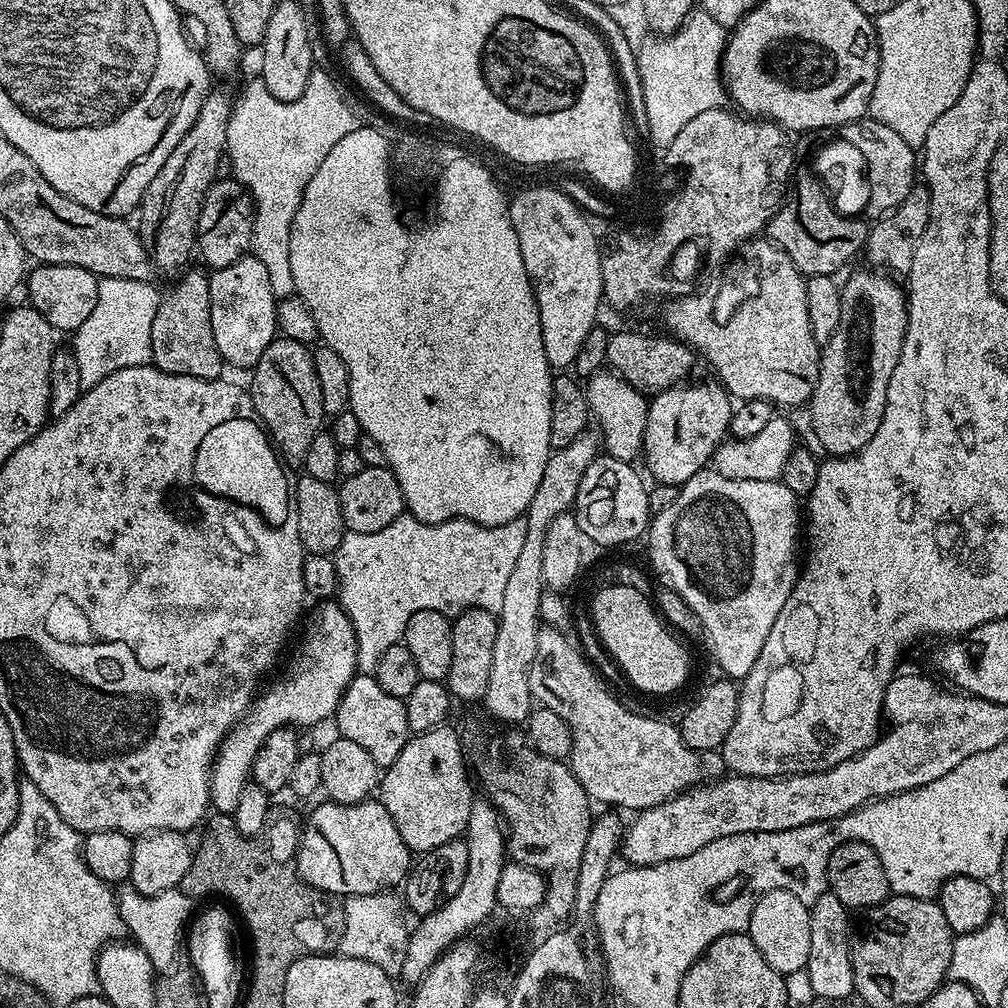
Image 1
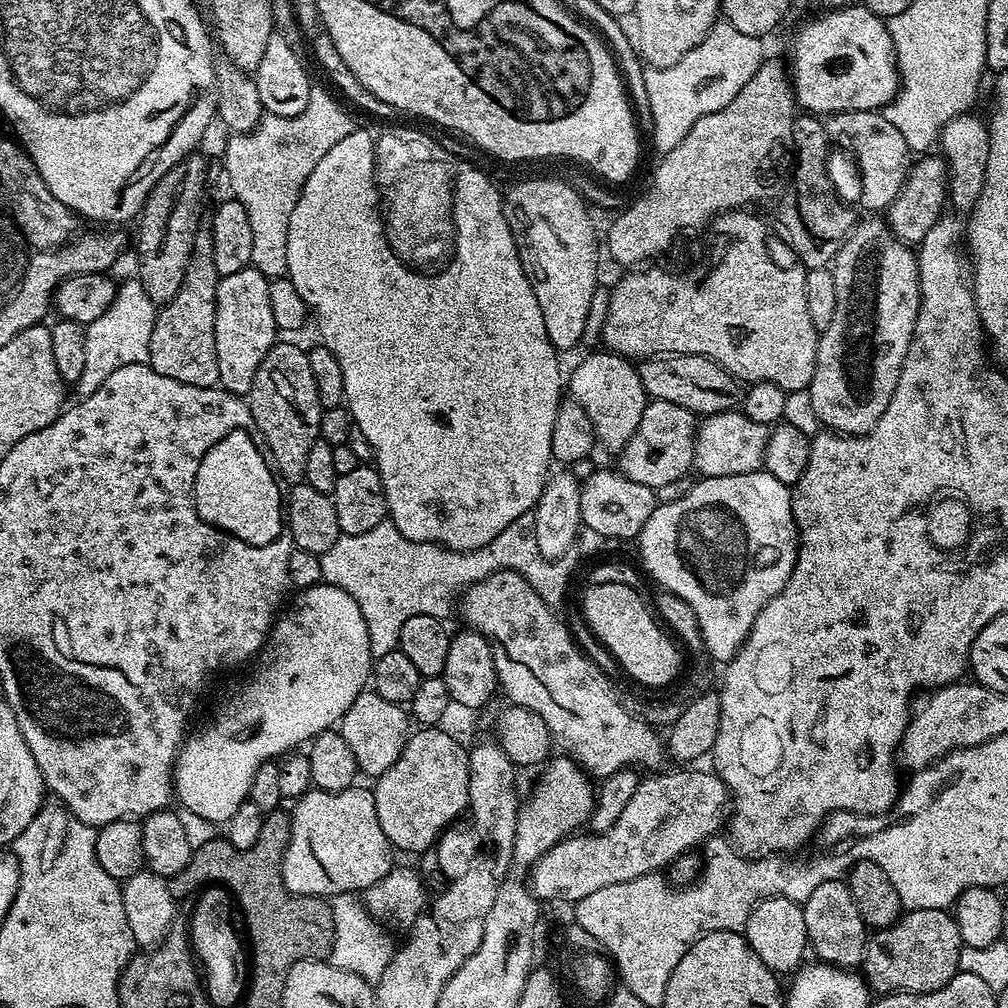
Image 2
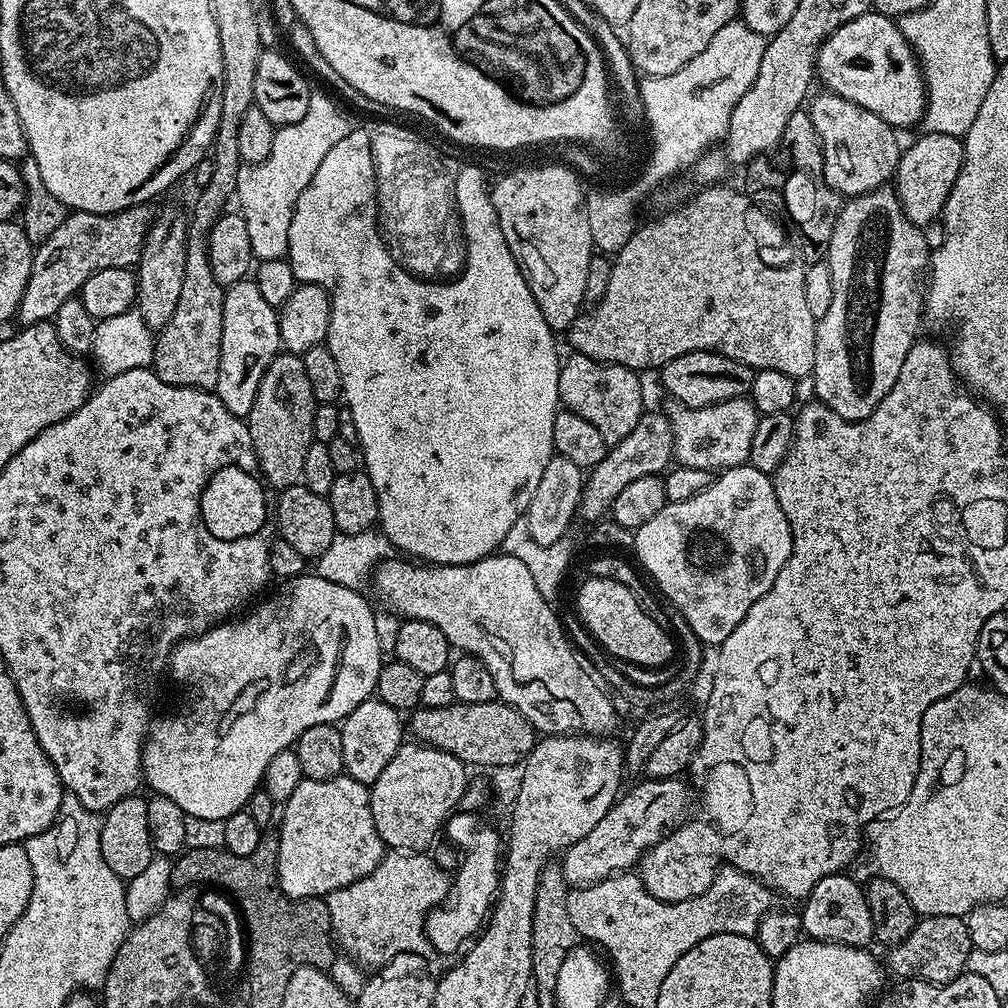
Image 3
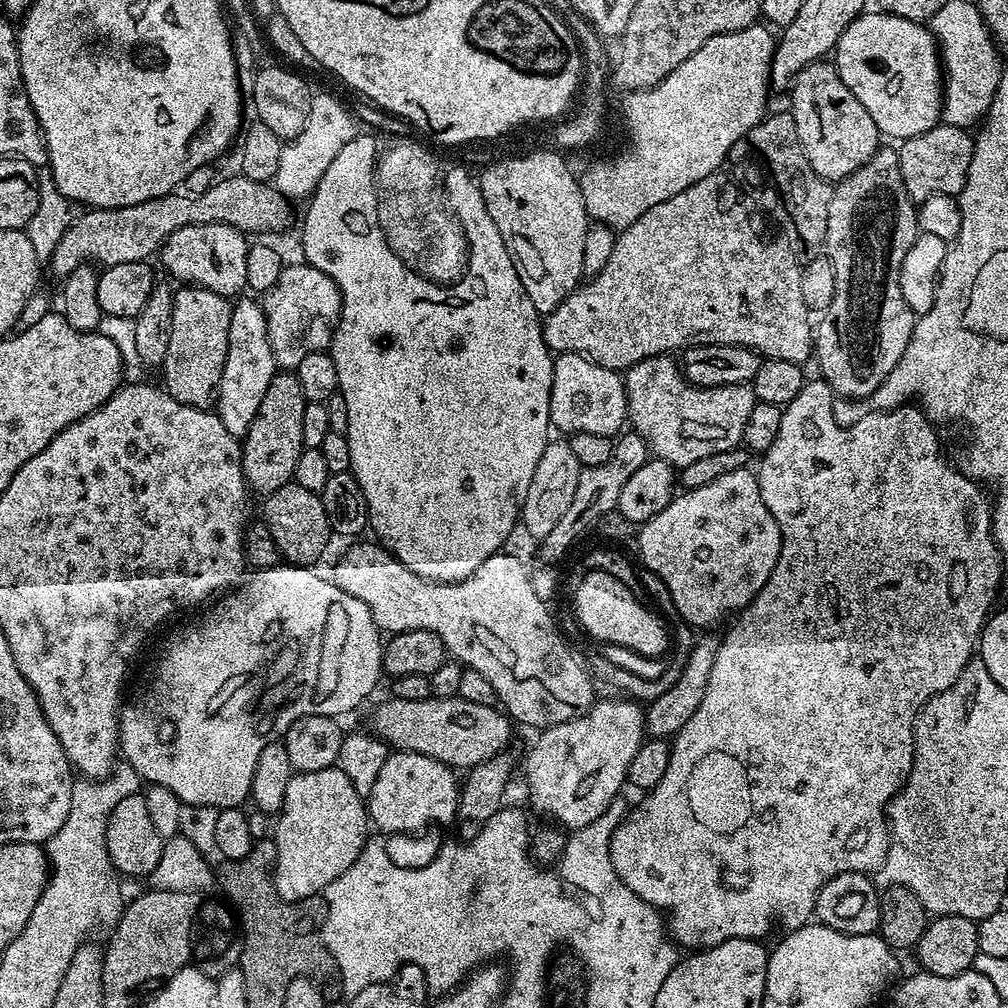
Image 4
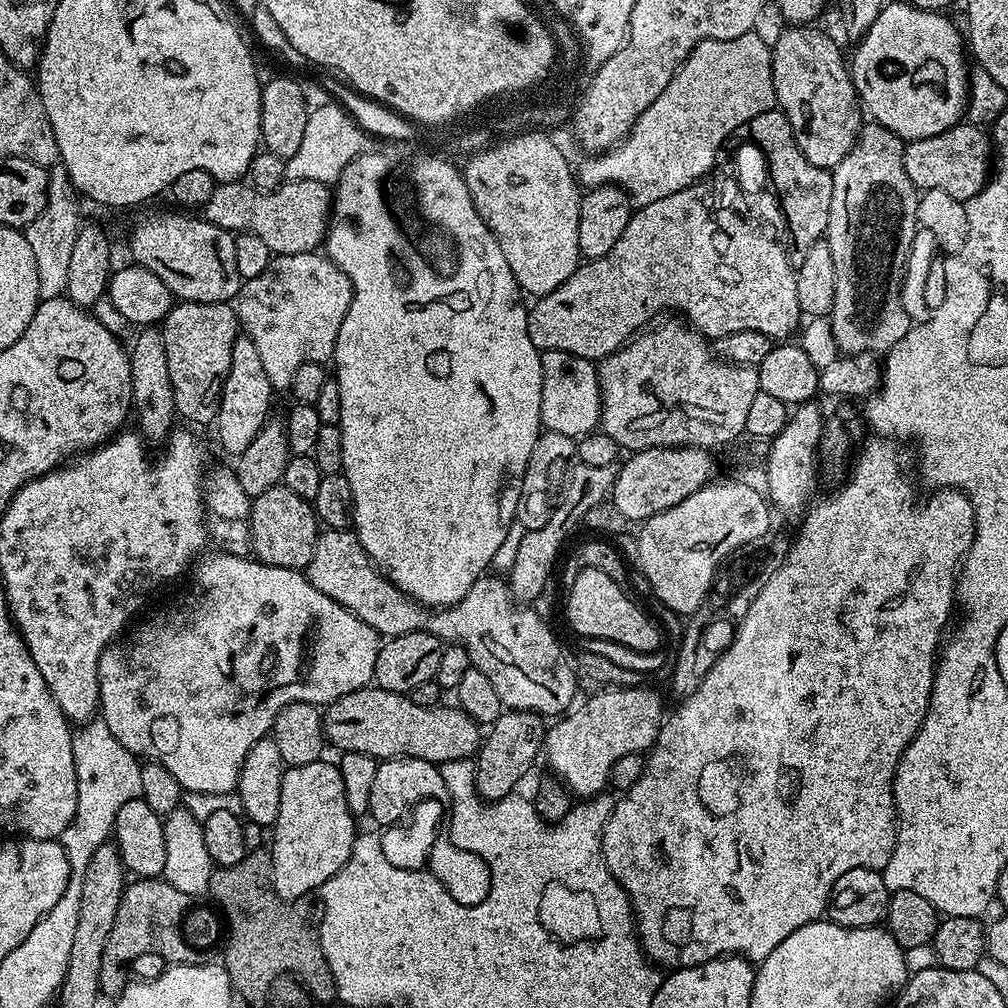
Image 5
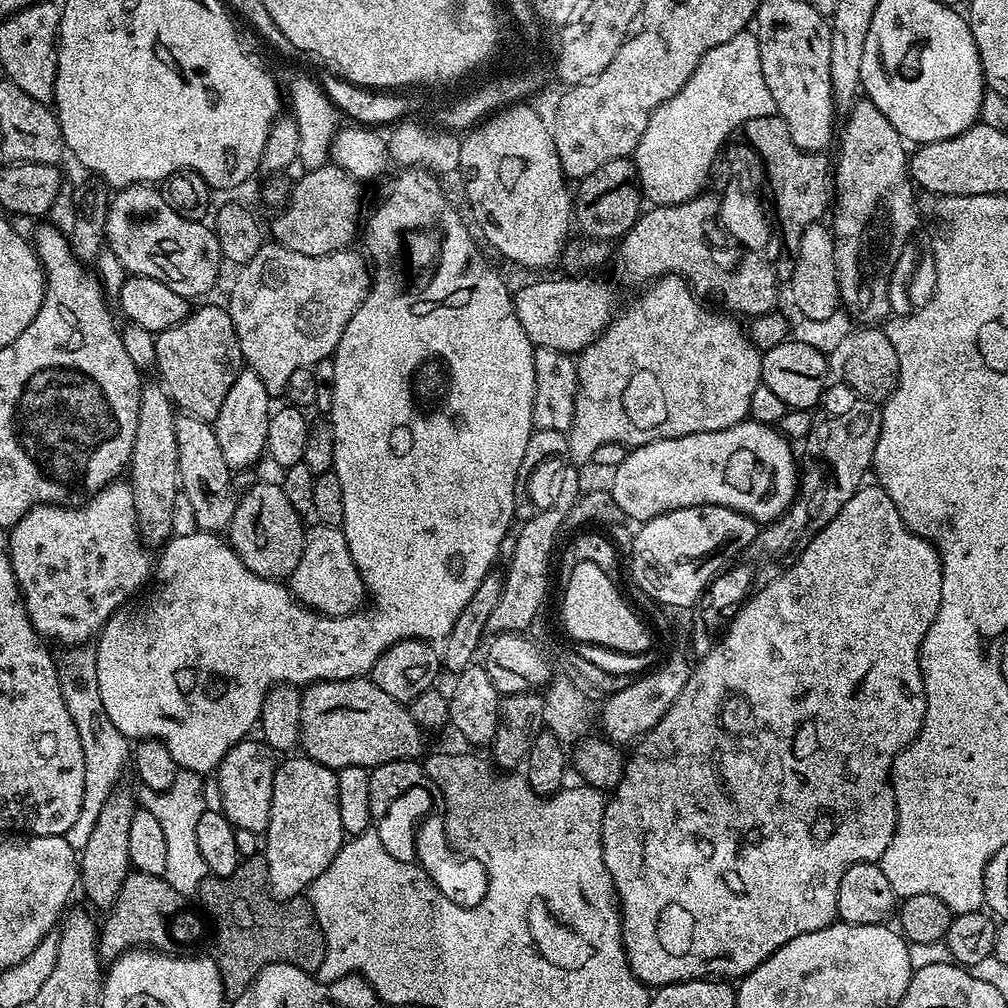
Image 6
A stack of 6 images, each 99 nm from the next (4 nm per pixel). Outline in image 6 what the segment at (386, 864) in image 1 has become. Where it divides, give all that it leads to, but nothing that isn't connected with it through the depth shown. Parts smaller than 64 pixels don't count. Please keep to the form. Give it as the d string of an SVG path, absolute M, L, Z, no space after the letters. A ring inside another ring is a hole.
M292 754L281 759L276 765L274 794L270 798L270 822L266 839L262 844L262 855L268 862L268 890L274 899L283 902L307 893L310 885L318 878L318 874L322 874L322 870L326 870L330 862L334 862L345 839L346 833L338 811L336 772L303 754Z

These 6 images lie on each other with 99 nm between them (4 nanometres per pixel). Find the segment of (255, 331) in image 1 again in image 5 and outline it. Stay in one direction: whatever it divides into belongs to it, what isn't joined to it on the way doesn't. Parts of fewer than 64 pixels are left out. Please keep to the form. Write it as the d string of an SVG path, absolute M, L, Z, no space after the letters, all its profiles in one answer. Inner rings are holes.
M237 335L234 342L234 350L230 354L230 374L226 374L226 382L220 399L220 409L214 421L216 436L220 444L229 452L232 458L239 456L254 438L258 438L258 430L268 423L272 408L272 395L274 389L270 378L266 378L266 369L262 367L262 361L254 342L246 335Z

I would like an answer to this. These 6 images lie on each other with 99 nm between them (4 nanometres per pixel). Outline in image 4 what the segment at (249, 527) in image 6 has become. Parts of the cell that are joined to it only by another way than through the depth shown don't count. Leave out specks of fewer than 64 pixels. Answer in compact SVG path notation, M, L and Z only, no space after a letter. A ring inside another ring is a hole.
M293 482L267 493L263 500L262 524L270 530L281 557L293 566L316 566L328 548L328 539L334 536L326 510L322 510L319 492L311 492Z

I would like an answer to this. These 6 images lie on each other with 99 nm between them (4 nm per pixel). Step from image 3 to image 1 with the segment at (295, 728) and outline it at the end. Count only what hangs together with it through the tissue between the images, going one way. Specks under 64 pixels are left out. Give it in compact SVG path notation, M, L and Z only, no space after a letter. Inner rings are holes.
M320 602L315 607L308 620L308 629L300 640L300 649L289 662L284 677L274 681L268 693L253 703L248 715L228 731L216 750L210 773L210 804L217 813L231 814L234 806L238 806L238 794L242 794L245 784L249 783L254 758L271 732L289 726L308 728L323 720L331 721L346 686L357 675L356 635L350 618L336 602Z

